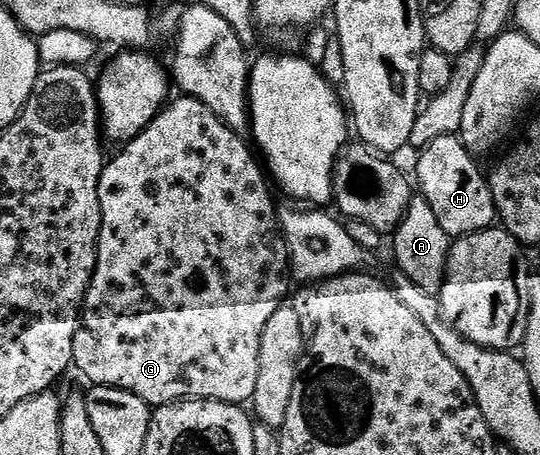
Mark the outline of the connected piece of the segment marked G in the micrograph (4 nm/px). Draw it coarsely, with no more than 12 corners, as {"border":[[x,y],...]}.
{"border":[[187,95],[101,172],[73,364],[241,406],[289,248]]}

